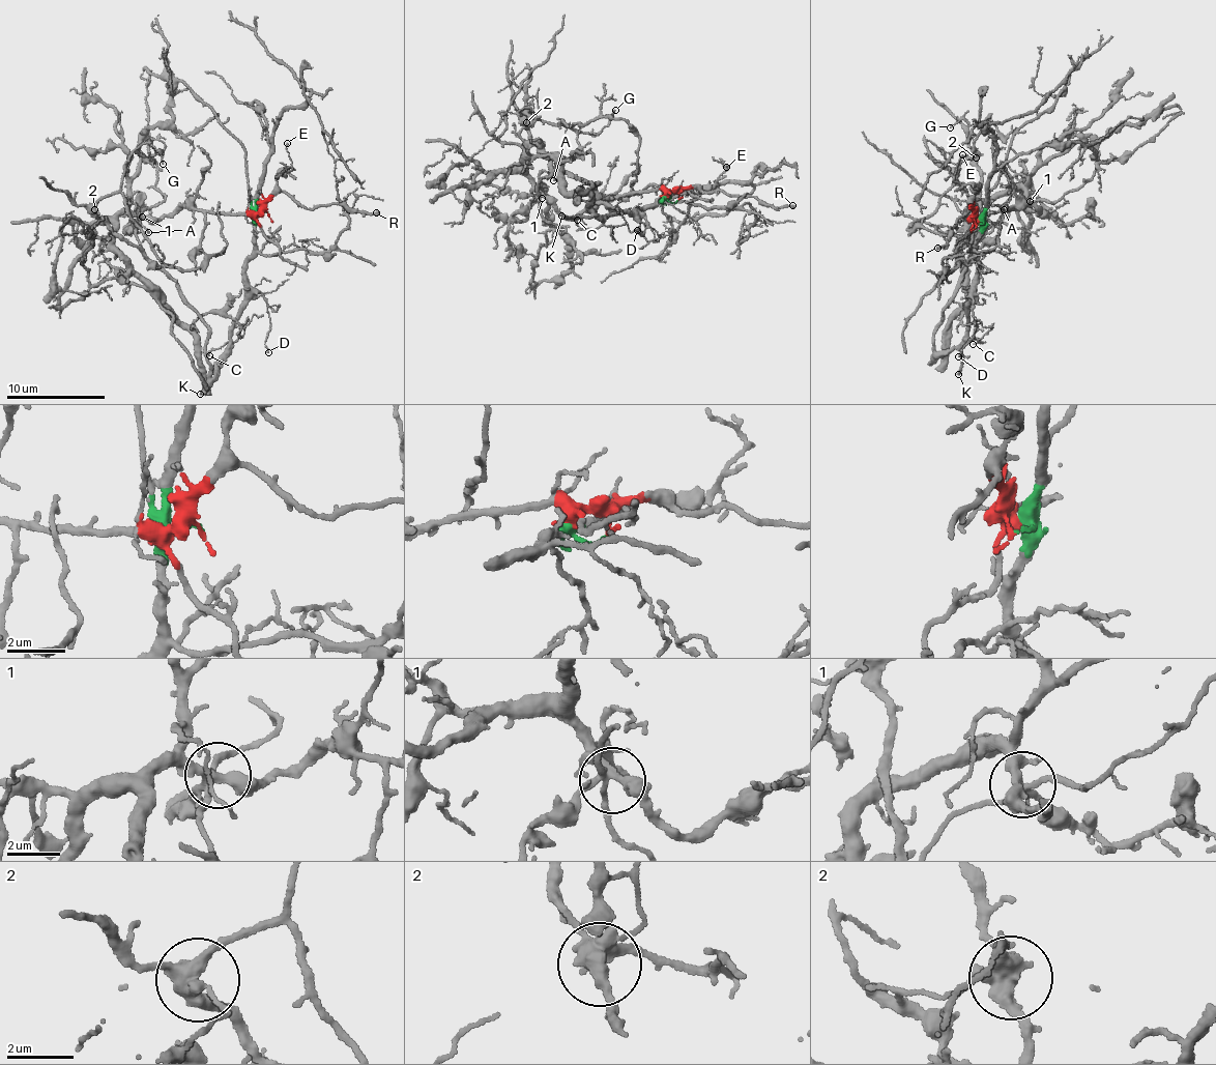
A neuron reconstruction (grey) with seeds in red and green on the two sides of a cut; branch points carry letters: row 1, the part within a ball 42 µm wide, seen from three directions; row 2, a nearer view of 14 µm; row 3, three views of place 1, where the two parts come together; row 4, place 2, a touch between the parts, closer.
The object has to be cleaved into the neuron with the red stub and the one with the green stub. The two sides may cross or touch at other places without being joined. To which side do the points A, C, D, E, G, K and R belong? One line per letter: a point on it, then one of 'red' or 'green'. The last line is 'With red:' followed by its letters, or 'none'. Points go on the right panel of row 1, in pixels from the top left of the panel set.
A: place (1004, 209); red
C: place (973, 344); green
D: place (958, 356); green
E: place (962, 154); red
G: place (950, 127); green
K: place (958, 374); green
R: place (937, 248); red
With red: A, E, R

